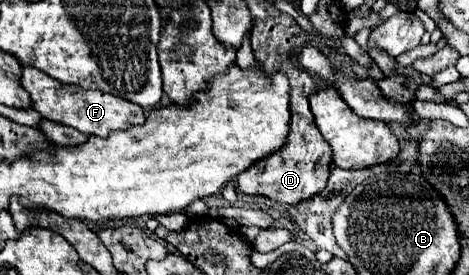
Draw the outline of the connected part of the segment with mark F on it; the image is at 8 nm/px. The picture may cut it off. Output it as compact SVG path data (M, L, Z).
M23 66L21 86L31 96L31 108L37 110L43 118L47 118L51 122L57 122L57 124L71 126L71 128L75 128L79 132L85 132L85 134L95 134L95 136L107 138L109 132L127 130L135 124L145 122L143 108L129 102L129 100L123 100L119 96L107 94L107 92L101 92L101 90L83 90L79 86L55 82L49 74L43 74L41 70L35 70L31 66Z

